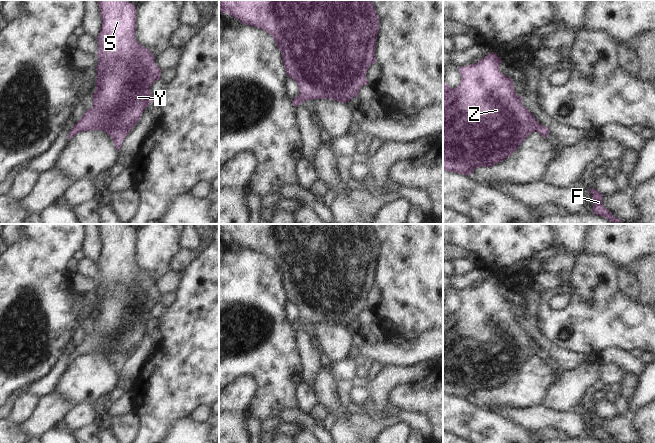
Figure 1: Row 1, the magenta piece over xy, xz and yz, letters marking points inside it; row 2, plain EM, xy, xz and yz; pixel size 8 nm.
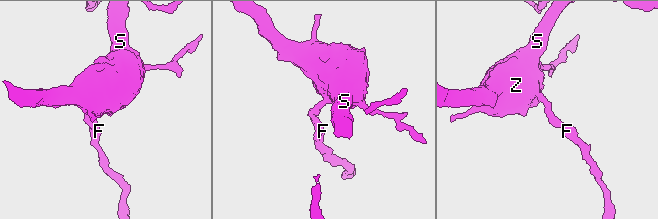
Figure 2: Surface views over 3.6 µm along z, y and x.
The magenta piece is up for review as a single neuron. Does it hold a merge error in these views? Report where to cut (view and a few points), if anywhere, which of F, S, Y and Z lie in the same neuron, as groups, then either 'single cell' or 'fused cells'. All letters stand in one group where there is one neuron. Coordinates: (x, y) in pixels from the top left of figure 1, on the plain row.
no cut | F S Y Z | single cell

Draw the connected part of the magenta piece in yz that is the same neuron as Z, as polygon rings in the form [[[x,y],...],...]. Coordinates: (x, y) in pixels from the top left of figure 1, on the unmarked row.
[[[492,276],[480,283],[476,288],[460,290],[459,297],[462,300],[462,304],[458,311],[451,312],[447,307],[443,306],[443,394],[470,400],[470,398],[478,391],[492,391],[498,386],[501,386],[511,380],[532,356],[536,355],[544,362],[546,362],[550,357],[549,353],[541,349],[534,339],[522,328],[523,321],[516,318],[513,303],[500,295],[499,290],[501,286],[500,281],[496,277]]]

